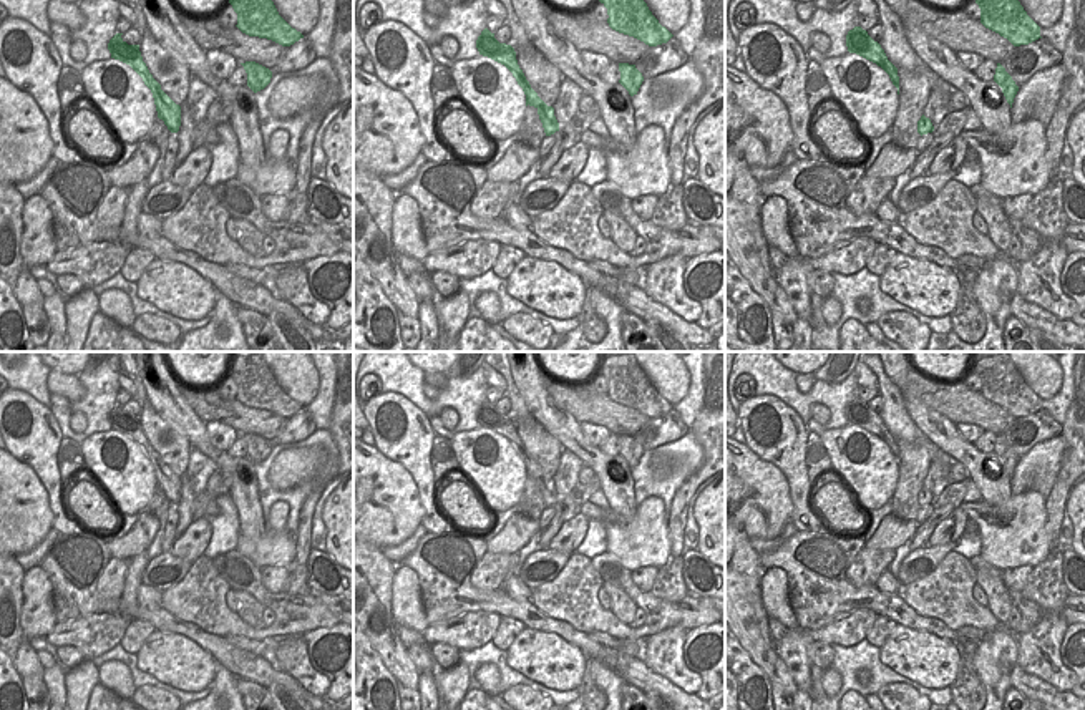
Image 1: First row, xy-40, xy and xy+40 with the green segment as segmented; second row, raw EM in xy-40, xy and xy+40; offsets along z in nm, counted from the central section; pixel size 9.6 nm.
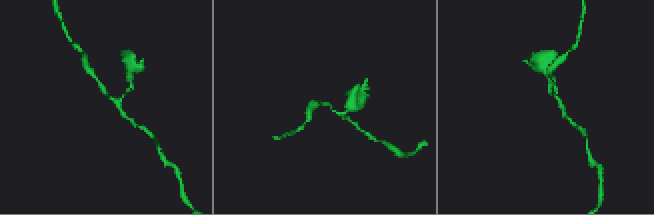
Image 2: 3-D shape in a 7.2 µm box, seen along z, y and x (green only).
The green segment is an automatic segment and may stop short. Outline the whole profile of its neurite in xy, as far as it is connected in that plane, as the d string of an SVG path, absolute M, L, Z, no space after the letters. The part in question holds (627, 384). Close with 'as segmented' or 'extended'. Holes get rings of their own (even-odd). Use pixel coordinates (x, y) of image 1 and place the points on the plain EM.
M632 352L607 355L599 373L607 380L607 395L612 401L634 408L649 418L667 415L674 406L659 395Z | as segmented

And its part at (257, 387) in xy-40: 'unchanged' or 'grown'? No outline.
unchanged

